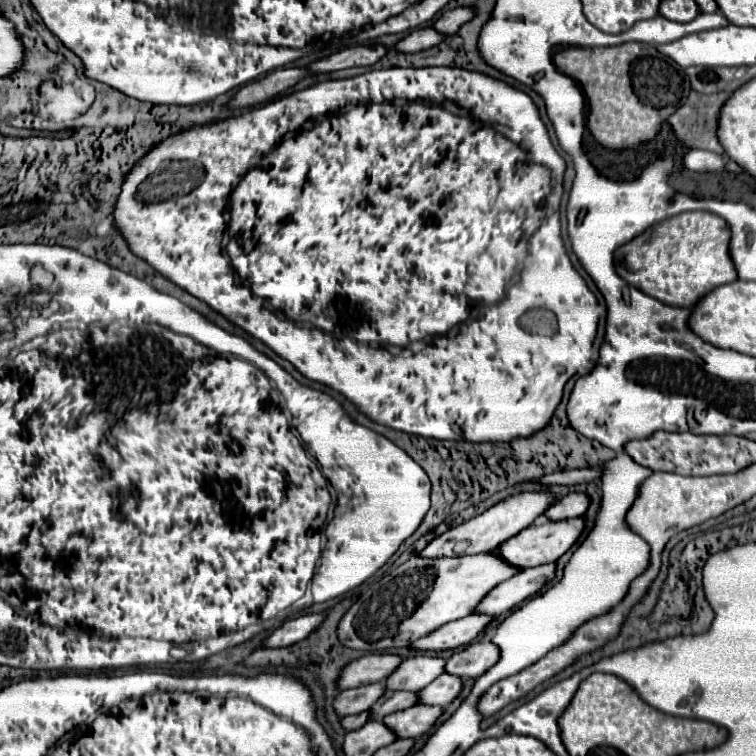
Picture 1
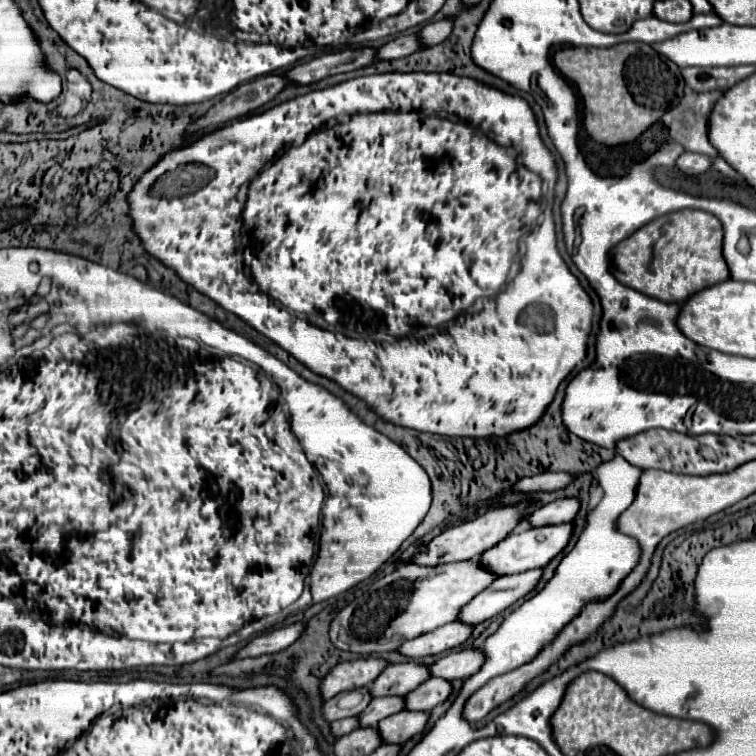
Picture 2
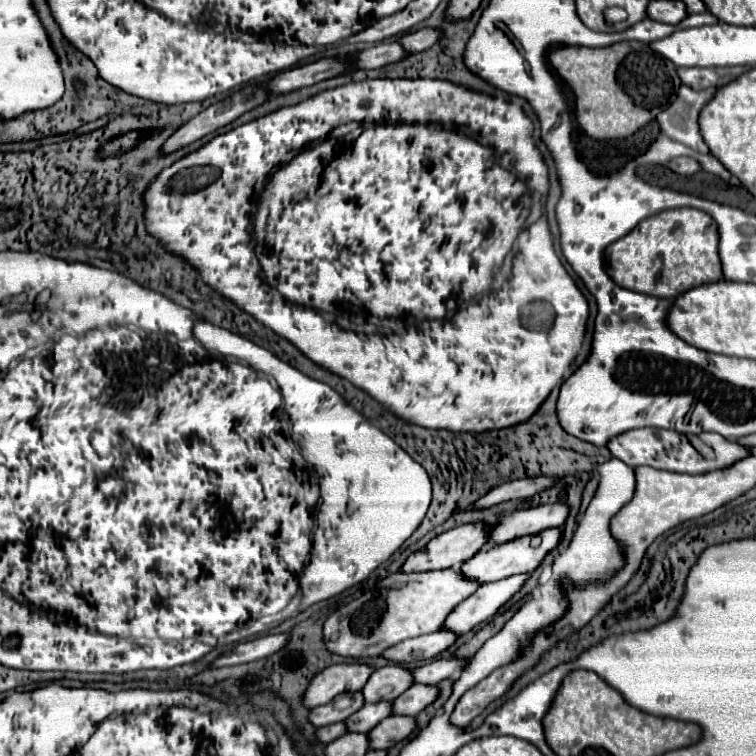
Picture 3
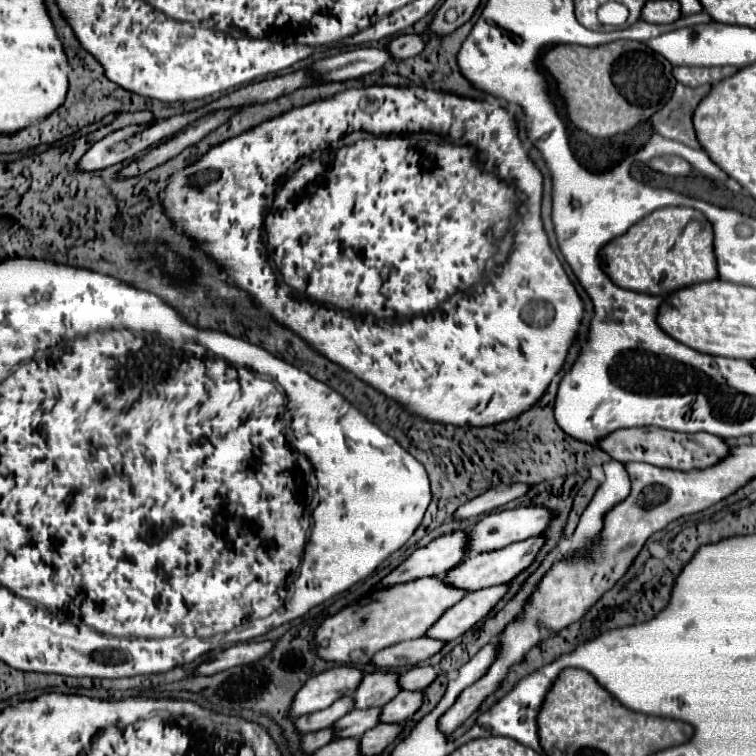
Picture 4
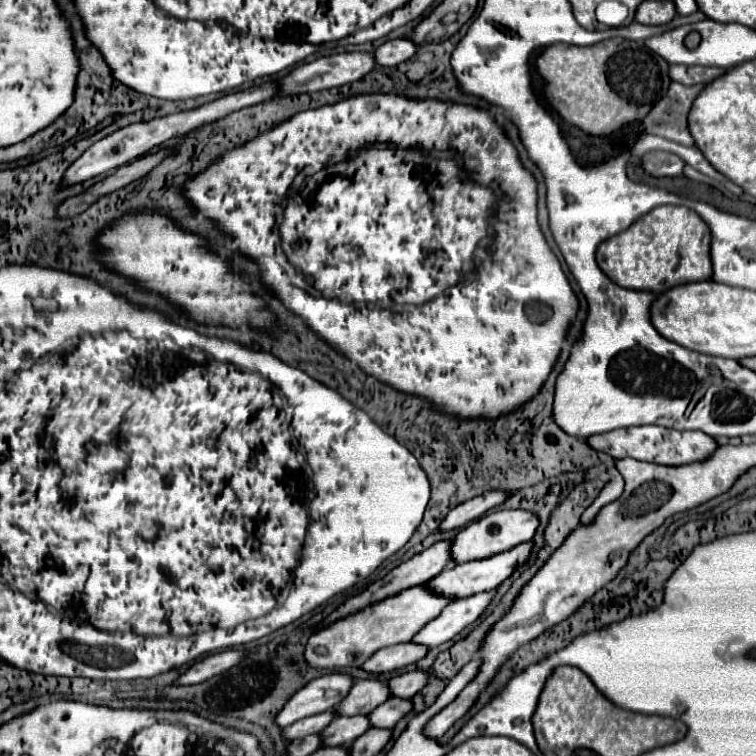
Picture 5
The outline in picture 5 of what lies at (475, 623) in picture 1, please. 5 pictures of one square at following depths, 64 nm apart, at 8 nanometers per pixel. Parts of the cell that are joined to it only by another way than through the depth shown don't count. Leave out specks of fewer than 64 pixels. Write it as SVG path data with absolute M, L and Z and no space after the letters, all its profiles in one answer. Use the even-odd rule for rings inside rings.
M404 642L404 644L396 644L396 646L388 646L378 650L374 656L370 656L362 668L372 672L372 674L384 674L384 672L392 672L392 670L400 670L406 668L410 664L420 662L426 654L428 654L428 646L424 644L416 644L416 642Z

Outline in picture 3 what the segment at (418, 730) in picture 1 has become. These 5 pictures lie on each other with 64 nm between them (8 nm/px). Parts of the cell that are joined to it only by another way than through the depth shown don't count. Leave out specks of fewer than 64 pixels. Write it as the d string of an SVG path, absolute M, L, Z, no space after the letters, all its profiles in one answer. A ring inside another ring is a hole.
M388 716L384 718L368 736L372 740L372 750L388 750L394 744L406 740L416 728L416 718L412 716Z

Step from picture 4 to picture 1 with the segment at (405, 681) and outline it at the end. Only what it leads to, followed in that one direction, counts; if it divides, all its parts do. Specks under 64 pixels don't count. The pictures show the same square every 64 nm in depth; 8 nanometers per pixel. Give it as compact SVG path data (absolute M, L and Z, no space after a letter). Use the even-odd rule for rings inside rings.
M486 640L486 642L474 642L468 648L456 652L448 658L446 672L464 676L464 678L478 678L482 676L492 664L498 660L498 648Z

